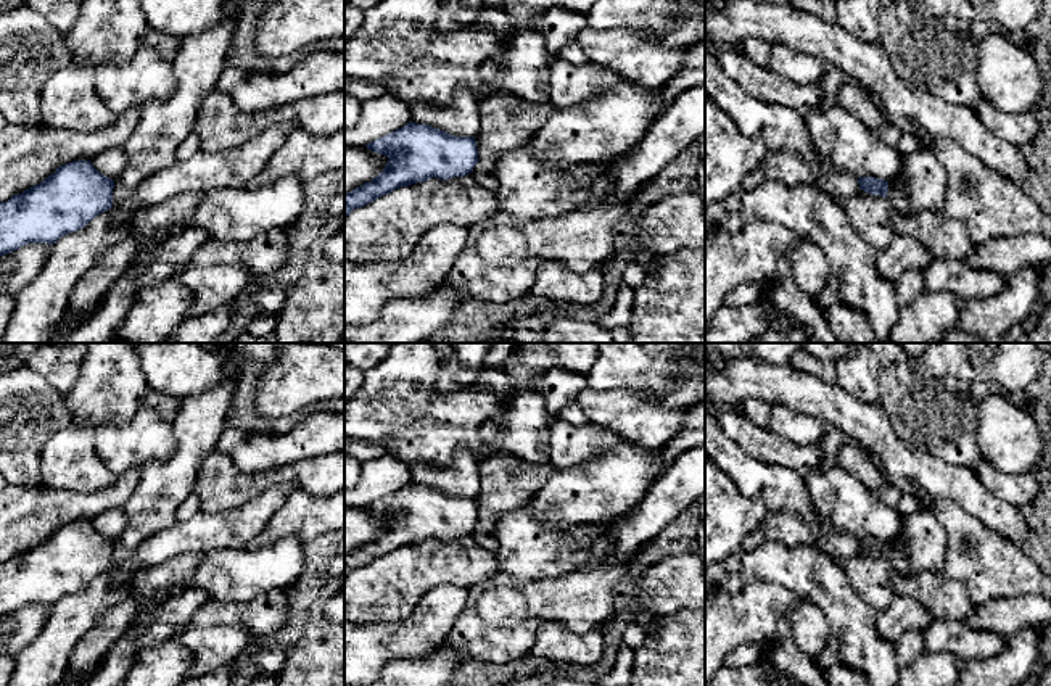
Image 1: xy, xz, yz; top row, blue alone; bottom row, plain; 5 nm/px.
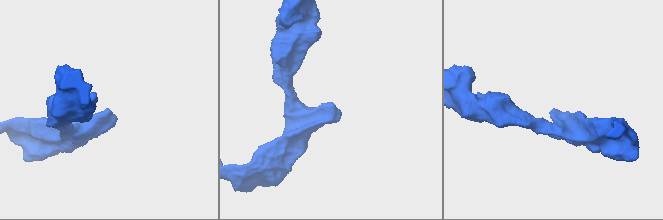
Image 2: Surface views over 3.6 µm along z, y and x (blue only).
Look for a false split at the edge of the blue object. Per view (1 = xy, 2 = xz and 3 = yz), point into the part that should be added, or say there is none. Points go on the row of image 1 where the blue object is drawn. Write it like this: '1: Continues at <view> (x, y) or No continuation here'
1: No continuation here
2: No continuation here
3: No continuation here

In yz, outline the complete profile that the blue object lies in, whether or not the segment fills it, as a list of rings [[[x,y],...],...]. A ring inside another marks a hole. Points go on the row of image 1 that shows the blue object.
[[[859,177],[858,179],[859,188],[871,193],[887,198],[888,192],[888,180],[876,179],[876,177]]]

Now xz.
[[[412,121],[365,147],[389,161],[377,177],[344,195],[344,217],[396,188],[431,177],[468,176],[480,161],[475,137],[455,137]]]

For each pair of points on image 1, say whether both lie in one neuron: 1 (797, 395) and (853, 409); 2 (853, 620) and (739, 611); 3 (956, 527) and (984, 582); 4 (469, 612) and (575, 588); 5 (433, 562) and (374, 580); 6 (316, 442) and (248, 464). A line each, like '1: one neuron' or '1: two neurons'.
1: one neuron
2: two neurons
3: one neuron
4: one neuron
5: one neuron
6: one neuron

